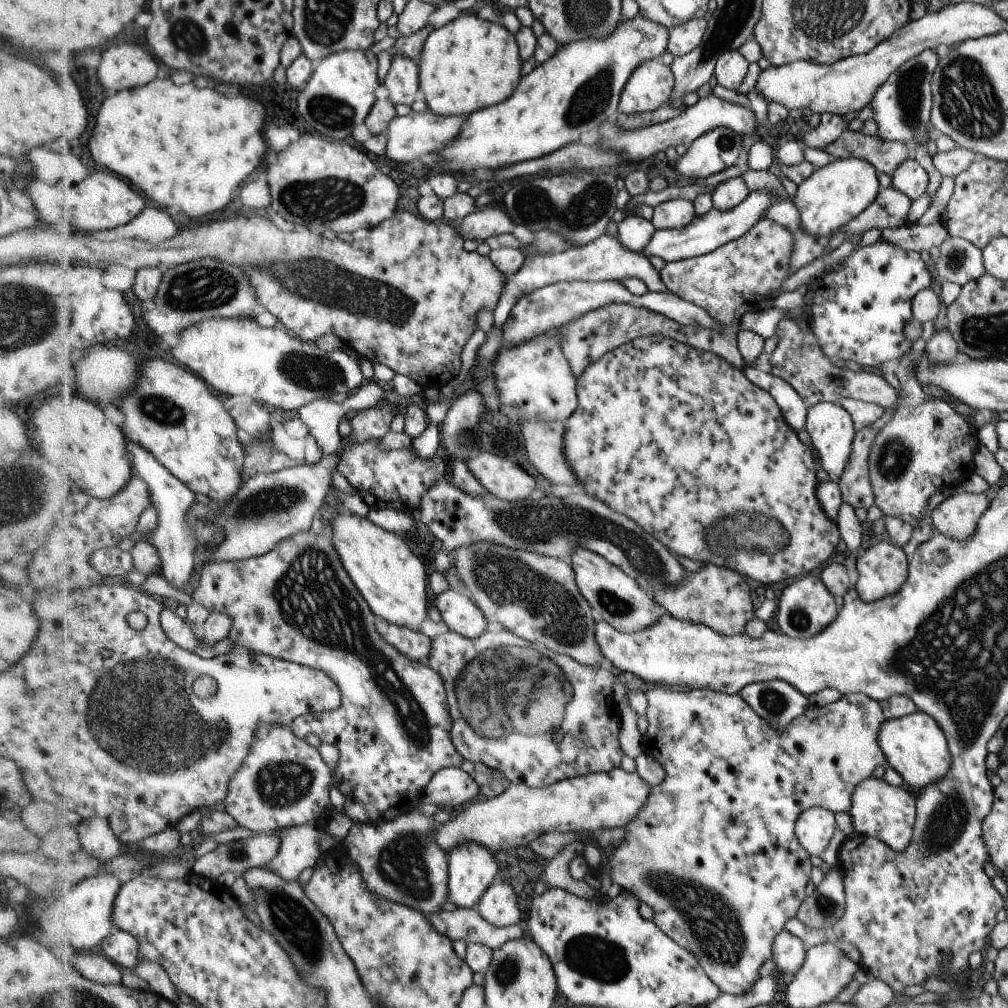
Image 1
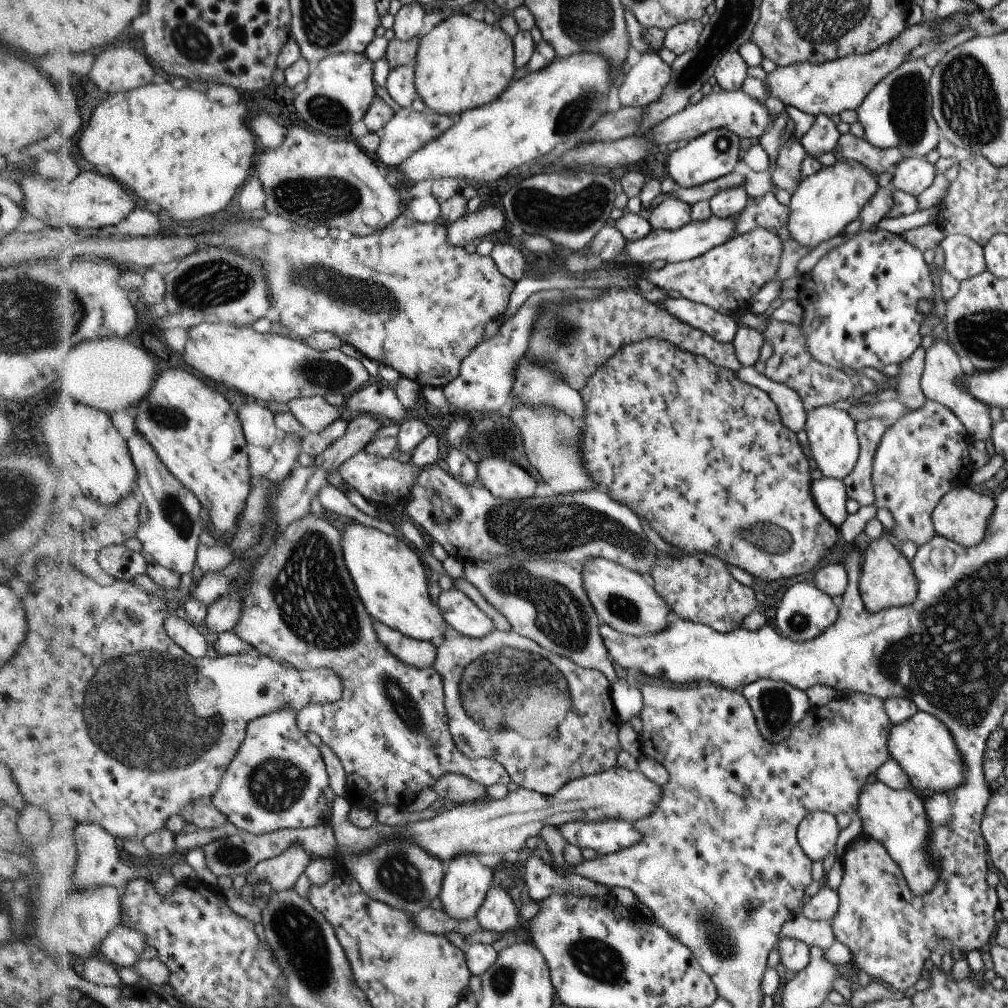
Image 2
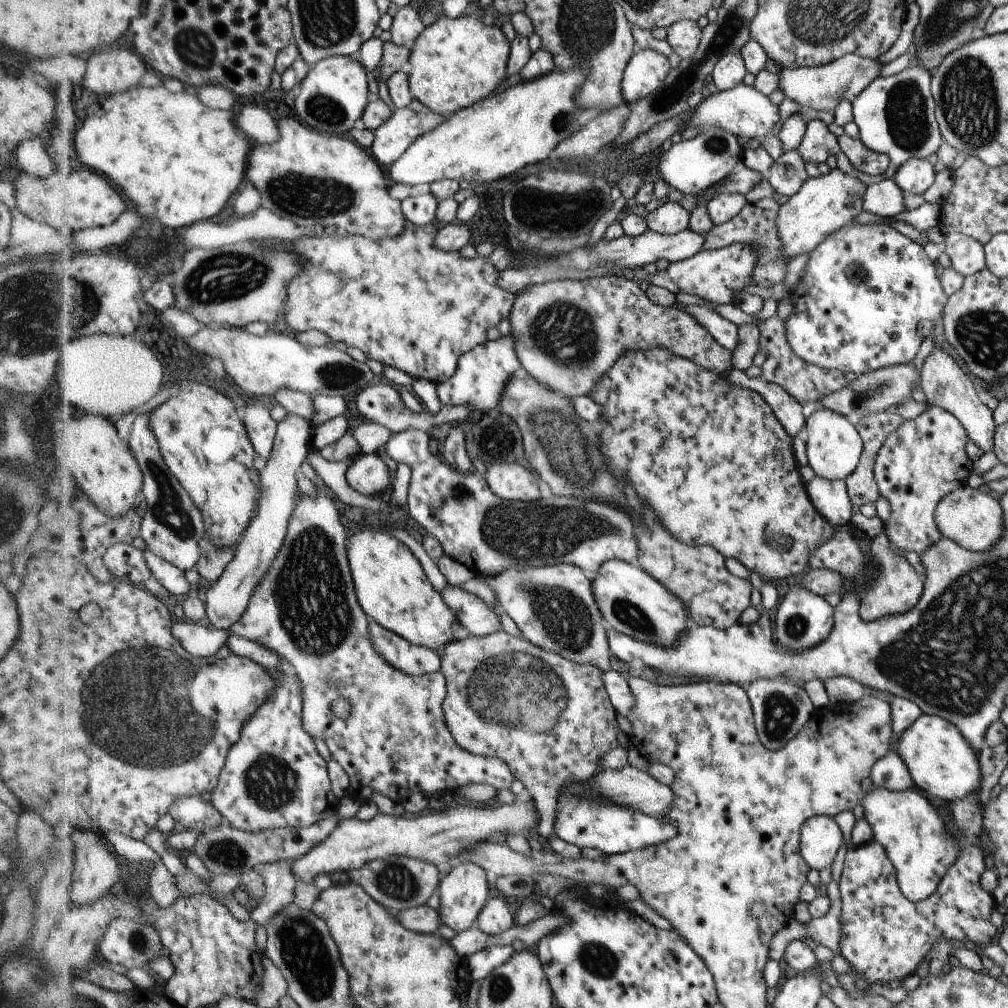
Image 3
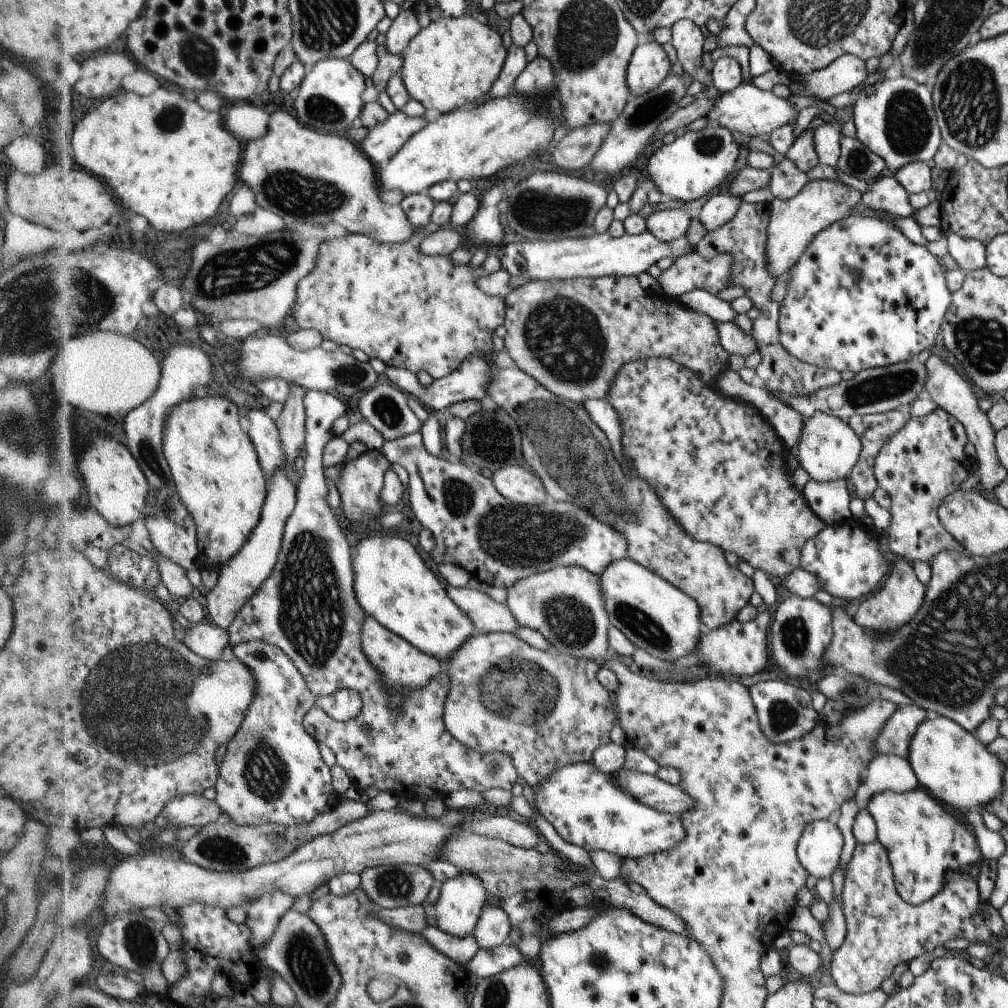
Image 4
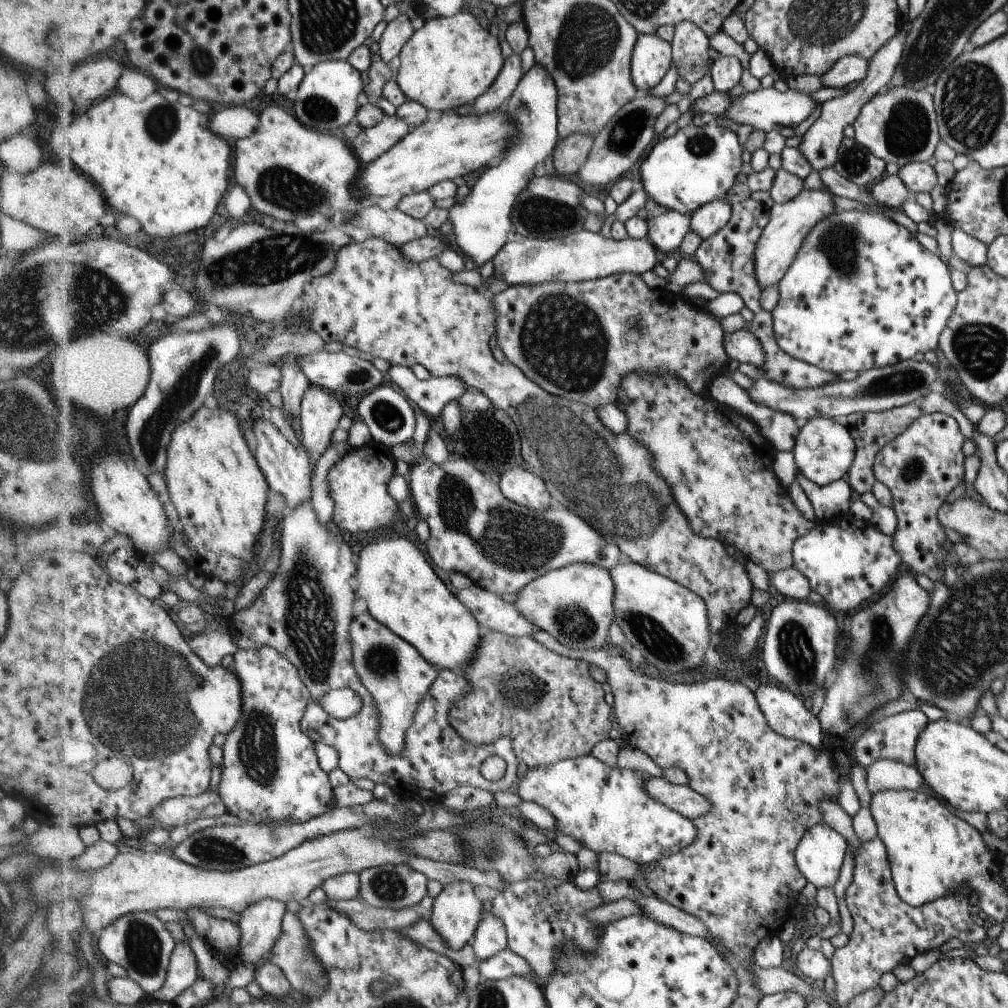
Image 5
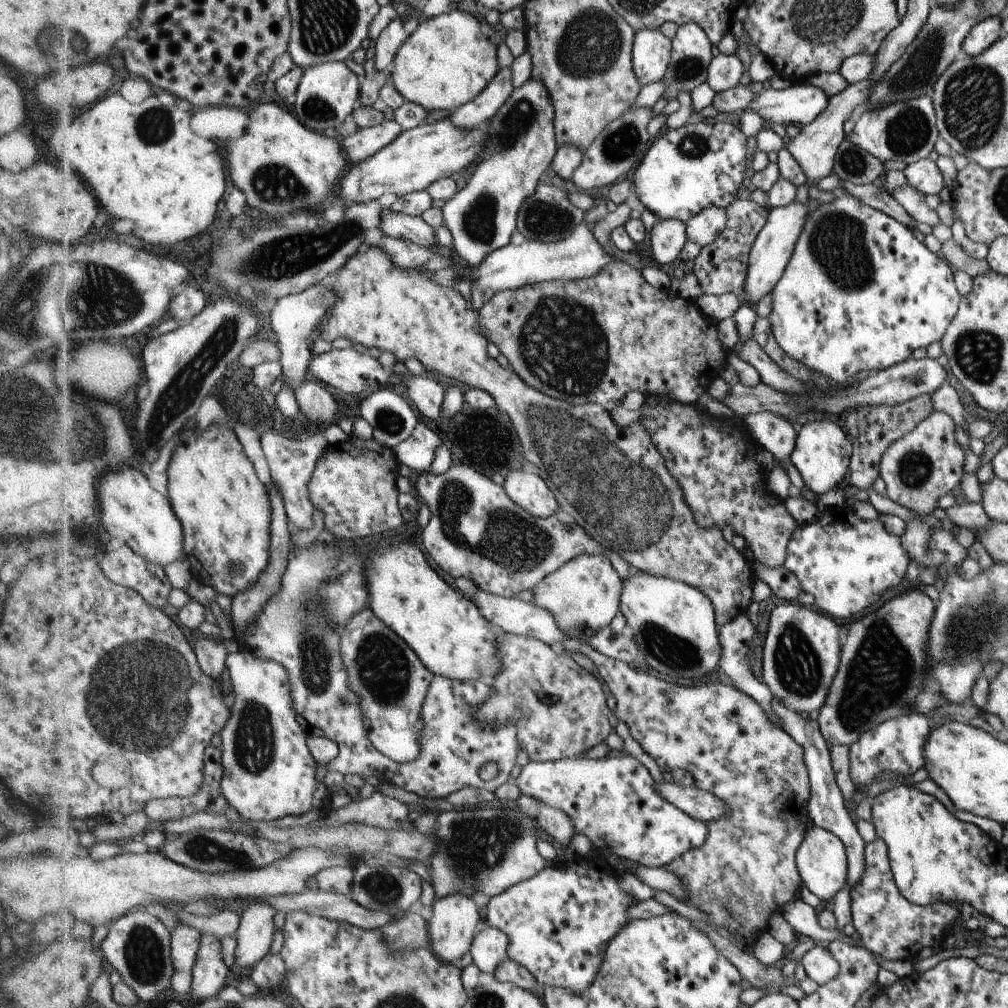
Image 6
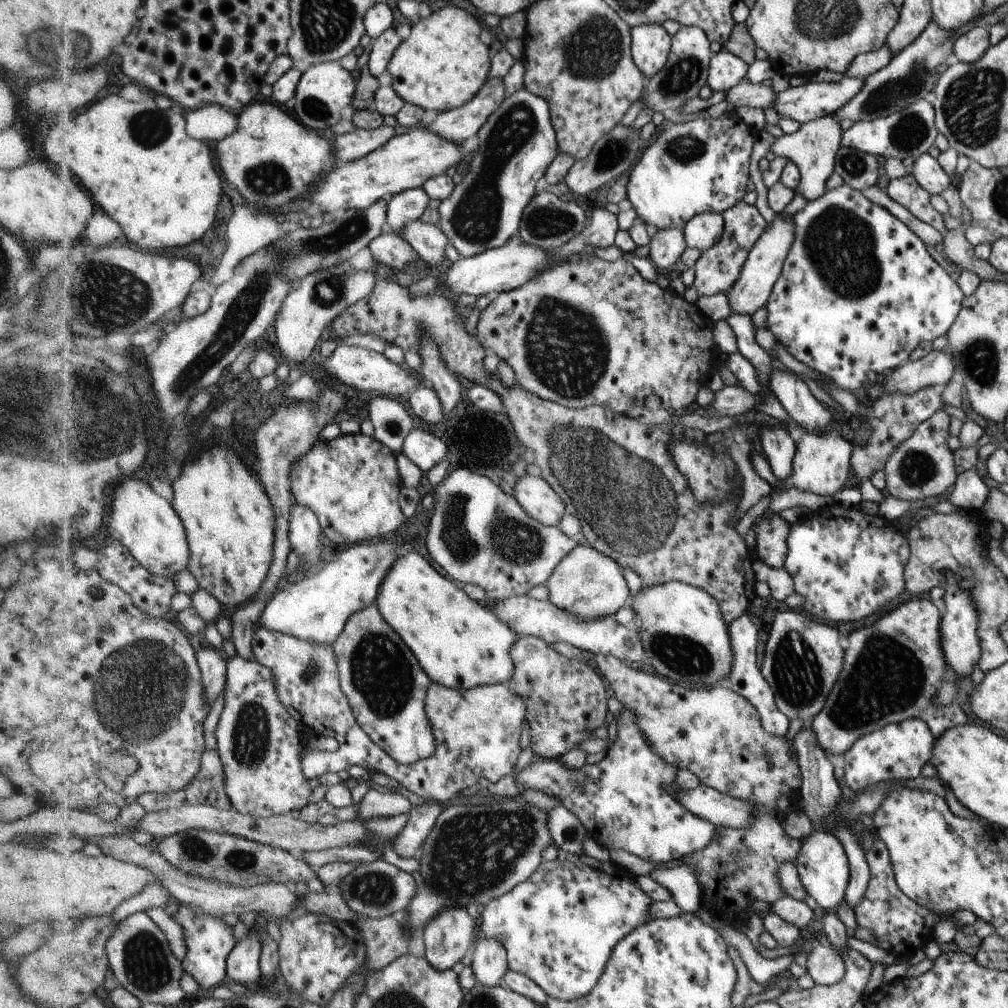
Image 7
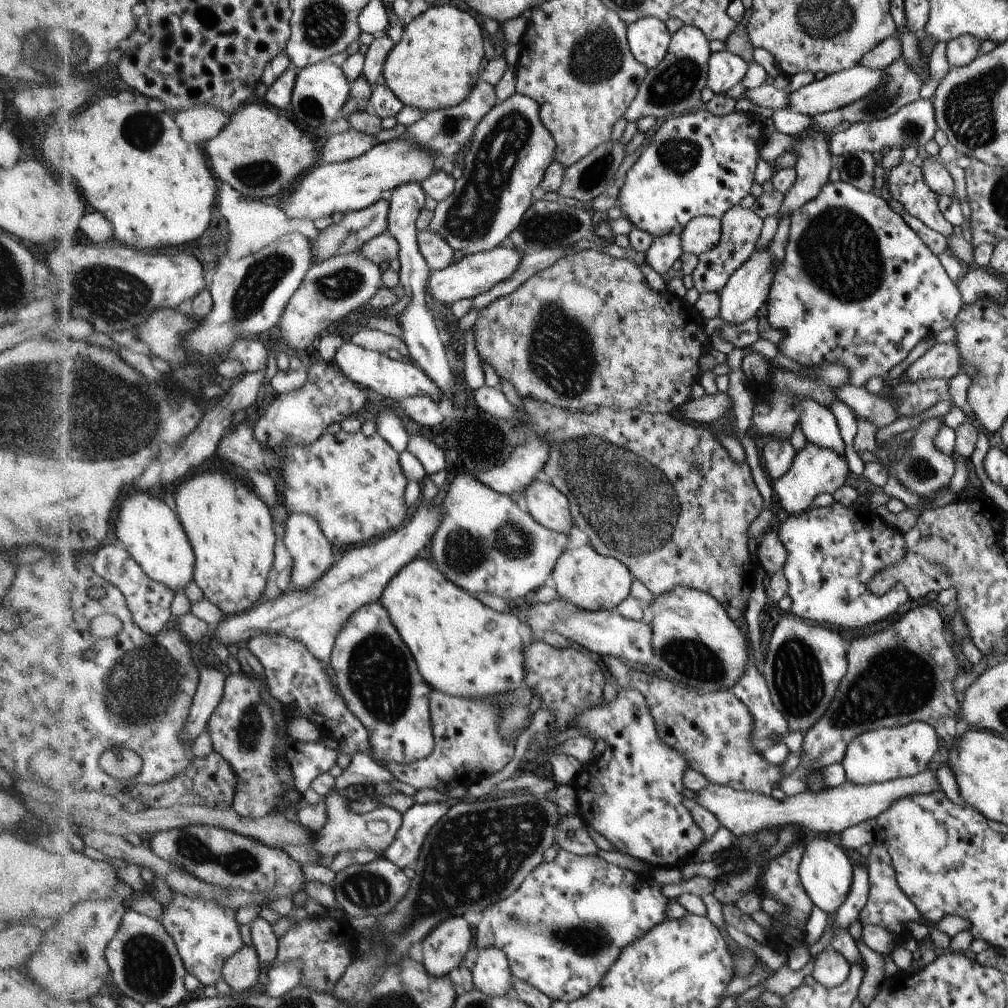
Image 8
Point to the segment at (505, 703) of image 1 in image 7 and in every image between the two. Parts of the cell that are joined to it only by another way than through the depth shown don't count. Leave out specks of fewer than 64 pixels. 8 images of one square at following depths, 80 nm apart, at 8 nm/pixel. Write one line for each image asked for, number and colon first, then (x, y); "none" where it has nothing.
2: (548, 721)
3: (550, 719)
4: (545, 710)
5: (548, 705)
6: (558, 707)
7: (565, 699)

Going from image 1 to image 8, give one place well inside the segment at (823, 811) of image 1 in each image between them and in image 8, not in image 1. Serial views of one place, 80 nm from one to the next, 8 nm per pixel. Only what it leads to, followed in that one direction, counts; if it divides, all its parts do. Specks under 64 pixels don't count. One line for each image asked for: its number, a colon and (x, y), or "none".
2: (817, 833)
3: (821, 837)
4: (822, 842)
5: (819, 855)
6: (821, 859)
7: (823, 869)
8: (826, 871)

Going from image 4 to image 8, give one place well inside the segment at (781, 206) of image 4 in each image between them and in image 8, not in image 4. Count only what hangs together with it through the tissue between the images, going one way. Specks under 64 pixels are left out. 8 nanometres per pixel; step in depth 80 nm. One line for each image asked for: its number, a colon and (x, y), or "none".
5: (790, 222)
6: (771, 253)
7: (763, 267)
8: (745, 294)

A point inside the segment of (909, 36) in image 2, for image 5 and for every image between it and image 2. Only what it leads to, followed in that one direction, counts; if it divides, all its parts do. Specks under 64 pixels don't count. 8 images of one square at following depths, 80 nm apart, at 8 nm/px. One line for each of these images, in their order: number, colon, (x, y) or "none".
3: (816, 88)
4: (844, 74)
5: (852, 68)

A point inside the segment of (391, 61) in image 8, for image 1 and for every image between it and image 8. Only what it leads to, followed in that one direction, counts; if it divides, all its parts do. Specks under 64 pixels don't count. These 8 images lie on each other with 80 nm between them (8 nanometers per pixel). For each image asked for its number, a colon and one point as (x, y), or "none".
1: (469, 64)
2: (462, 64)
3: (457, 61)
4: (454, 61)
5: (450, 61)
6: (446, 62)
7: (443, 63)

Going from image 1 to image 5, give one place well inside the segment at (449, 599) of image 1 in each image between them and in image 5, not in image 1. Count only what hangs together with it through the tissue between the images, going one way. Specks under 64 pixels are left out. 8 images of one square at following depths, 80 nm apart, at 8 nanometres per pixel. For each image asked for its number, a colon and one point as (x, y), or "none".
2: (459, 611)
3: (473, 613)
4: (487, 616)
5: (493, 613)

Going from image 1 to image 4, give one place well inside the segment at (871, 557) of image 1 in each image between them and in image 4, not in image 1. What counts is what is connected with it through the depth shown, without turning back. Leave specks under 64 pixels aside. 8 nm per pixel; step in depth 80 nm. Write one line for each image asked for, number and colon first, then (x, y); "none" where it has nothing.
2: (887, 579)
3: (896, 587)
4: (895, 603)

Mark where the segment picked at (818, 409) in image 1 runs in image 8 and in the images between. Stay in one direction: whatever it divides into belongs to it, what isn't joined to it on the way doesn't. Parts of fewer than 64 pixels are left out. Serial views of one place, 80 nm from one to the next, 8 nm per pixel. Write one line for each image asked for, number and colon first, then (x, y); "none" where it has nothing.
2: (832, 433)
3: (834, 446)
4: (828, 449)
5: (825, 450)
6: (822, 454)
7: (821, 463)
8: (815, 469)

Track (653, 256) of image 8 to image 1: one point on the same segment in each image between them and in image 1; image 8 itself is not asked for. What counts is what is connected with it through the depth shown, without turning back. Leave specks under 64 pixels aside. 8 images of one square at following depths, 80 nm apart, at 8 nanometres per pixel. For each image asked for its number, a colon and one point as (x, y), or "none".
1: (676, 213)
2: (670, 214)
3: (671, 218)
4: (667, 225)
5: (667, 231)
6: (667, 237)
7: (667, 245)

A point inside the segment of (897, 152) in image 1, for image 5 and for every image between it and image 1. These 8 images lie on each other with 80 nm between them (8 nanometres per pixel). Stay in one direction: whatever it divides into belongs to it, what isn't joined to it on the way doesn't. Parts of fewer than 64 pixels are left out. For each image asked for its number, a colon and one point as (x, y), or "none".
2: (855, 149)
3: (863, 158)
4: (856, 159)
5: (856, 163)

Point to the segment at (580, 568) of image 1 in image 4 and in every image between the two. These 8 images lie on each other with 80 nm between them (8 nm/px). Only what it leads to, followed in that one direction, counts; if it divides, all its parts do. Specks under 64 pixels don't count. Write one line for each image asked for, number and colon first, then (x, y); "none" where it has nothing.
2: (623, 599)
3: (632, 601)
4: (656, 616)

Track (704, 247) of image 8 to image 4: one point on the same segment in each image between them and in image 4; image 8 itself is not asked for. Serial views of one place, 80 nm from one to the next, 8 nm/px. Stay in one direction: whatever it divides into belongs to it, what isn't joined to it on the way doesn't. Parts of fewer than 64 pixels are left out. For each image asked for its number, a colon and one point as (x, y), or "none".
4: (720, 209)
5: (712, 217)
6: (704, 227)
7: (703, 231)

